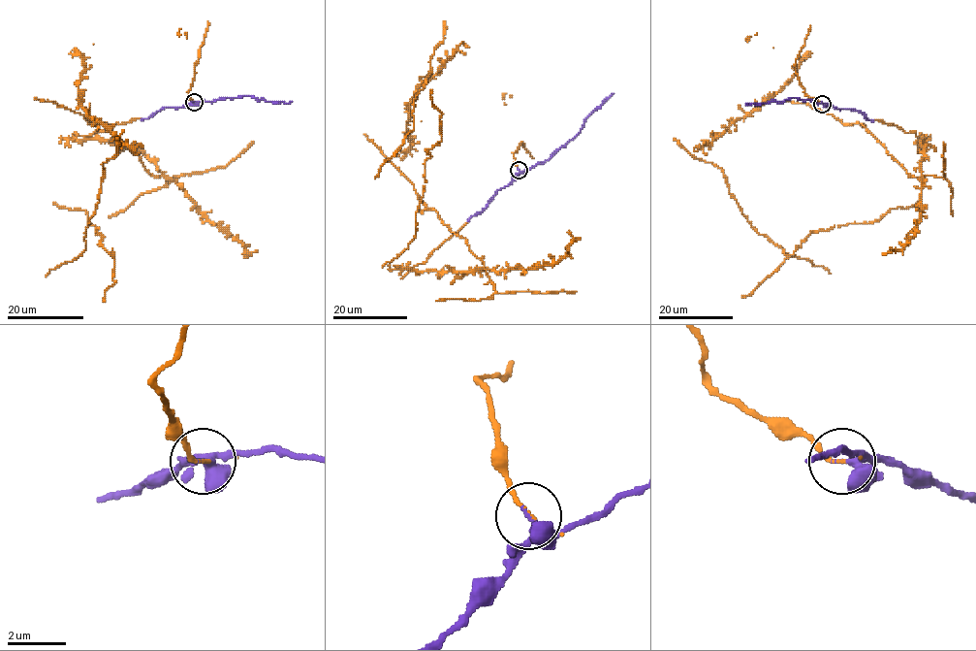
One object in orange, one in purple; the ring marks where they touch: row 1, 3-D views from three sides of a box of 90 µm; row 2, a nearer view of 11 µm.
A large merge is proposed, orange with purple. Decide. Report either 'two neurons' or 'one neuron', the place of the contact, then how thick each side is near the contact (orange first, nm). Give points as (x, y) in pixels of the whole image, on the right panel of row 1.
one neuron; at (822, 104); 100 nm thick on the orange side, 200 nm on the other

